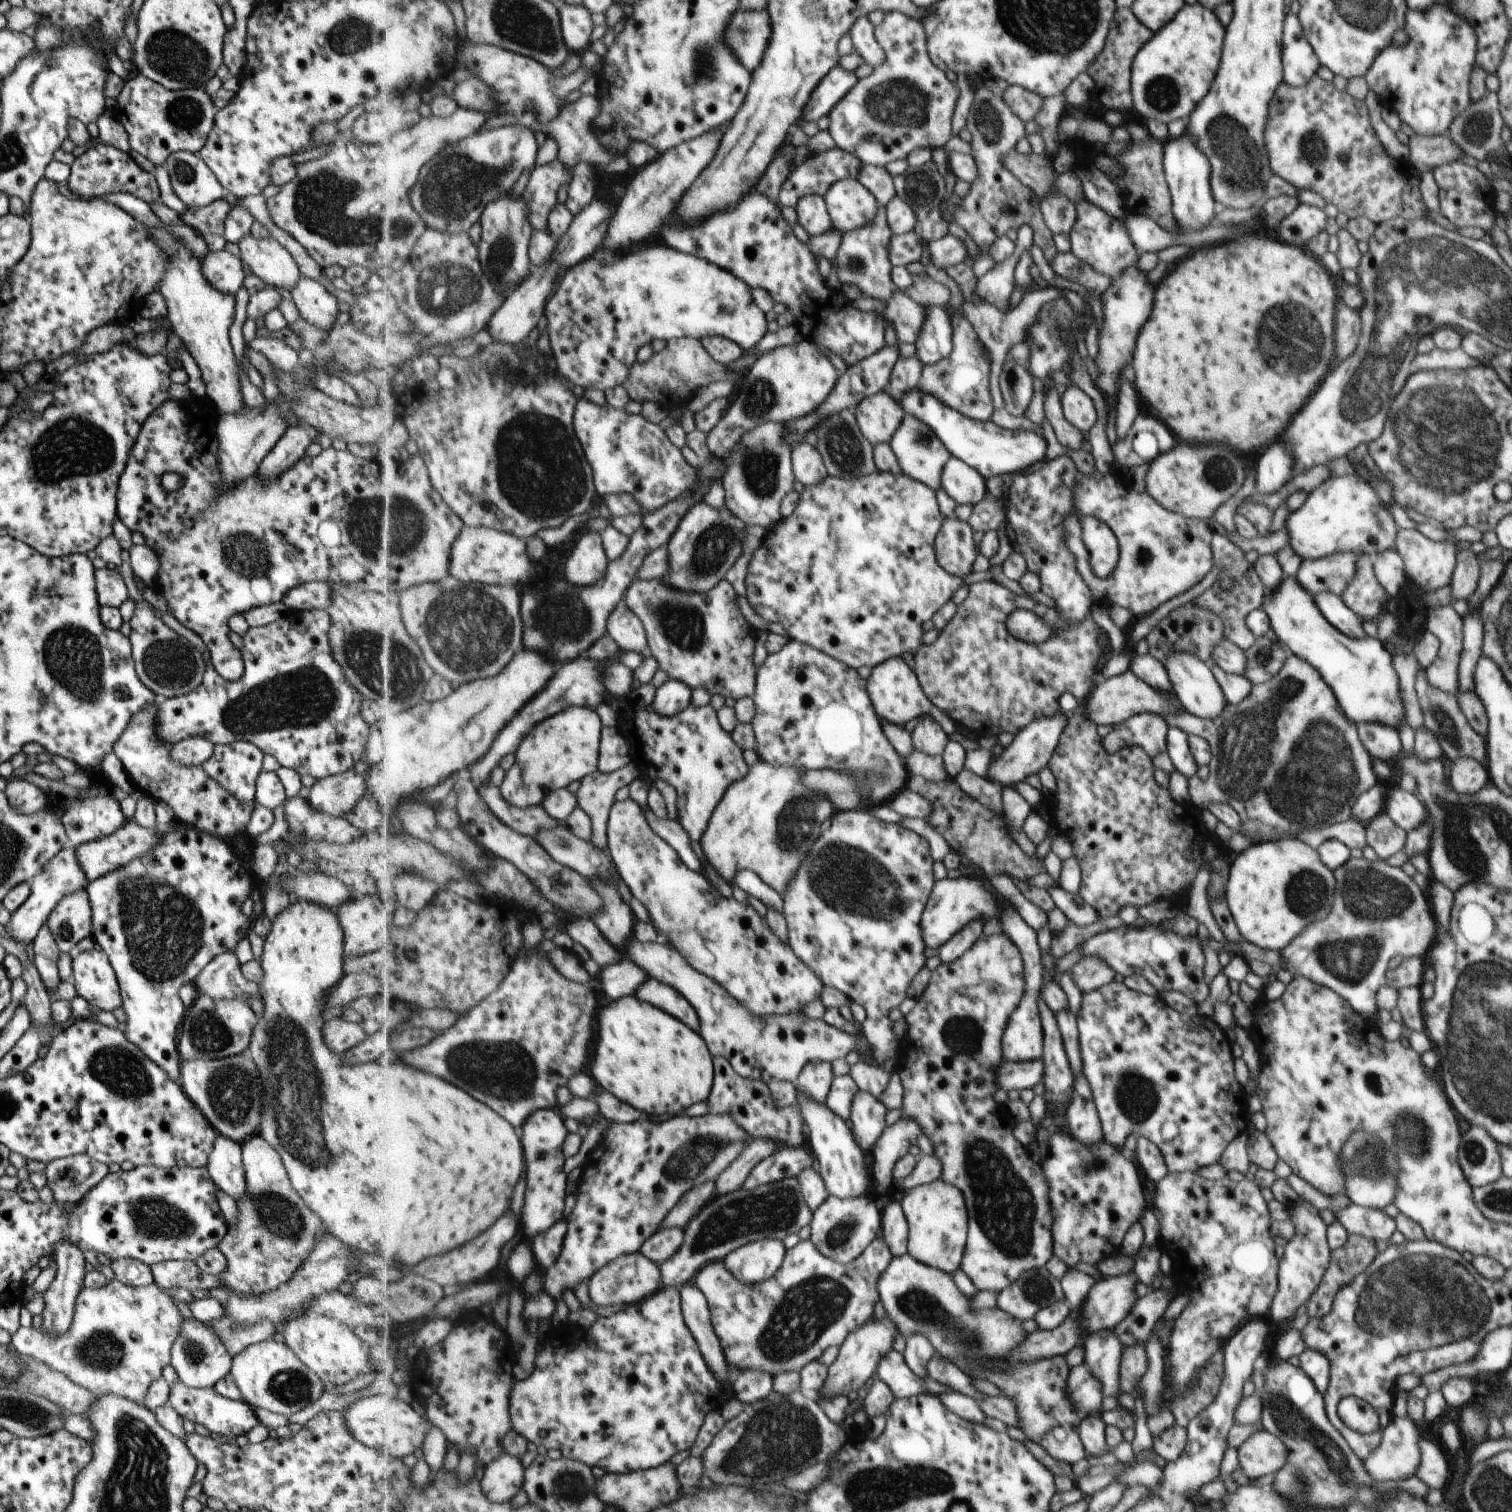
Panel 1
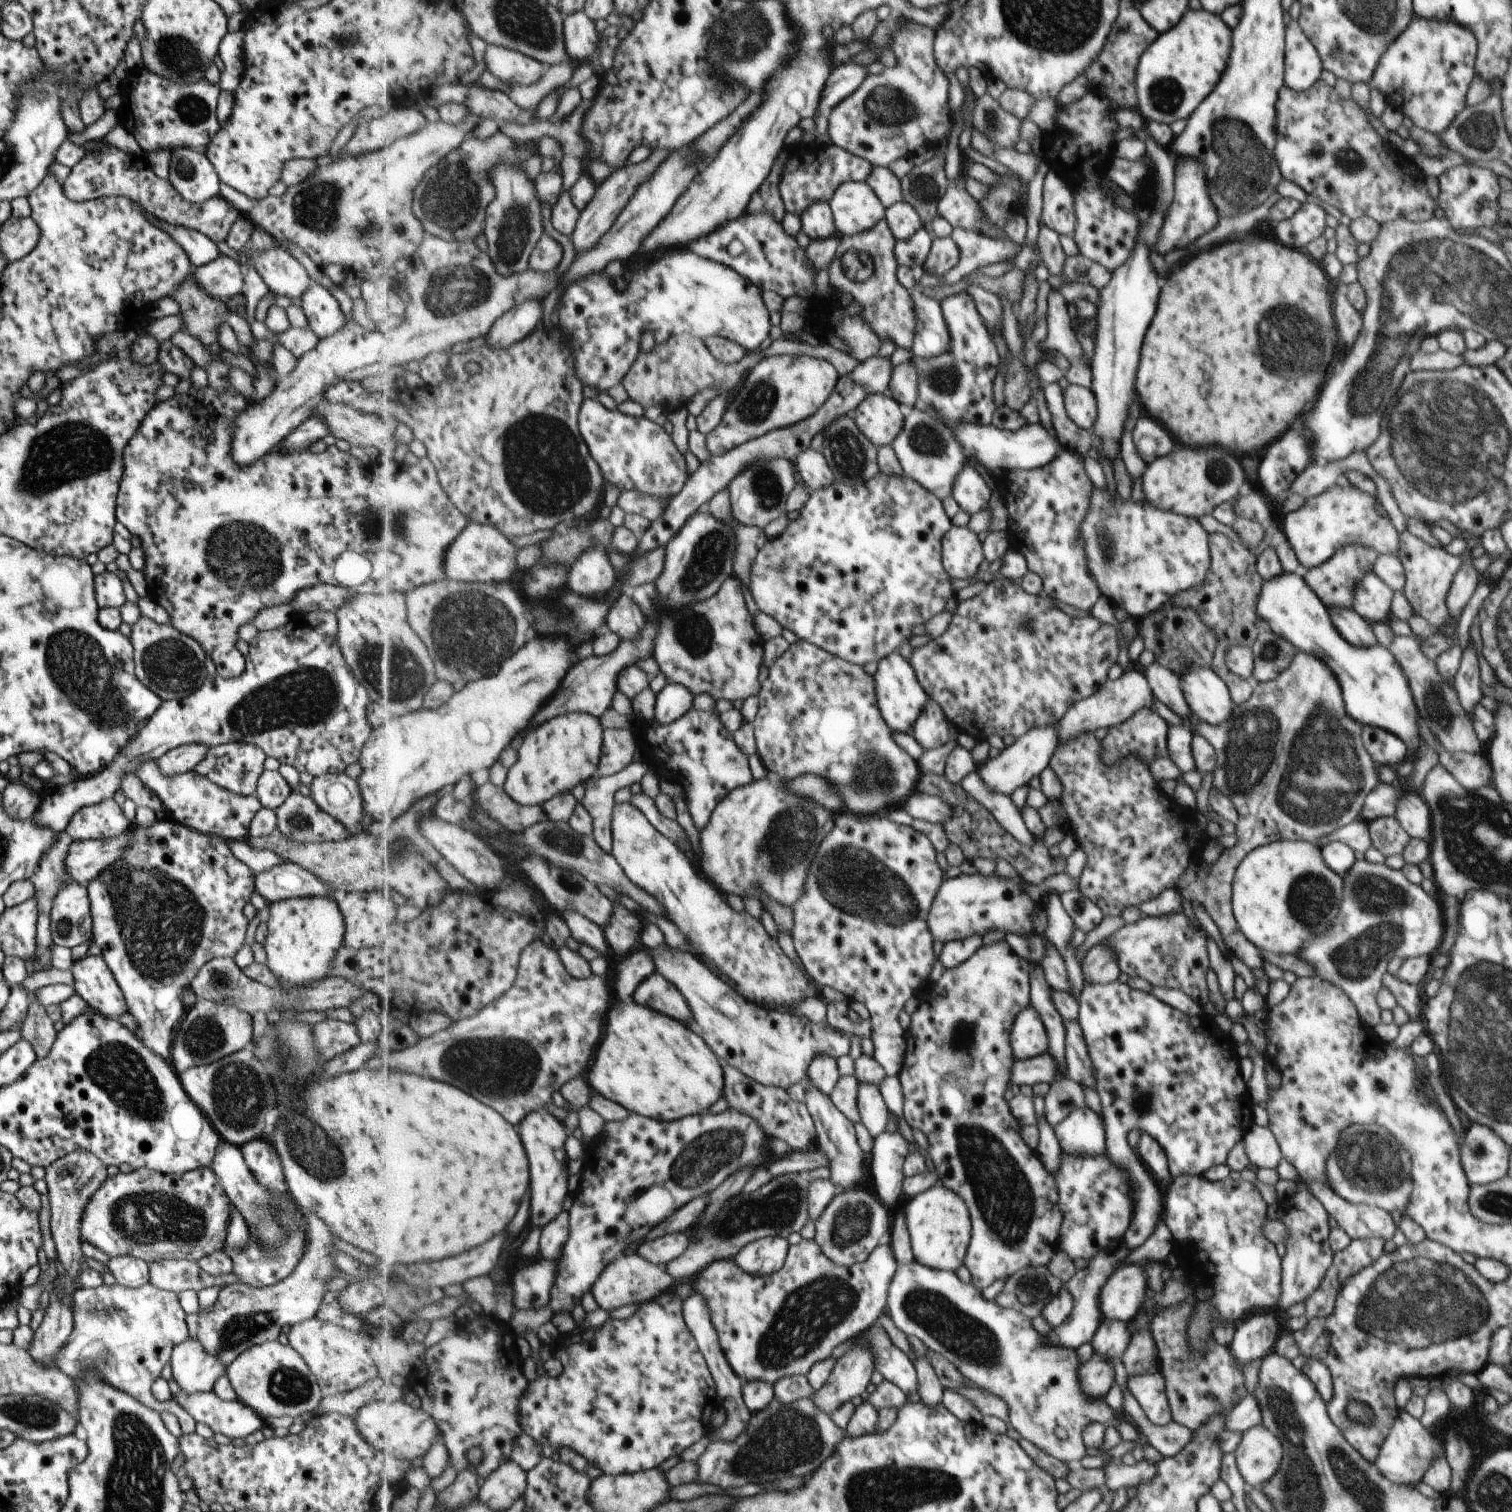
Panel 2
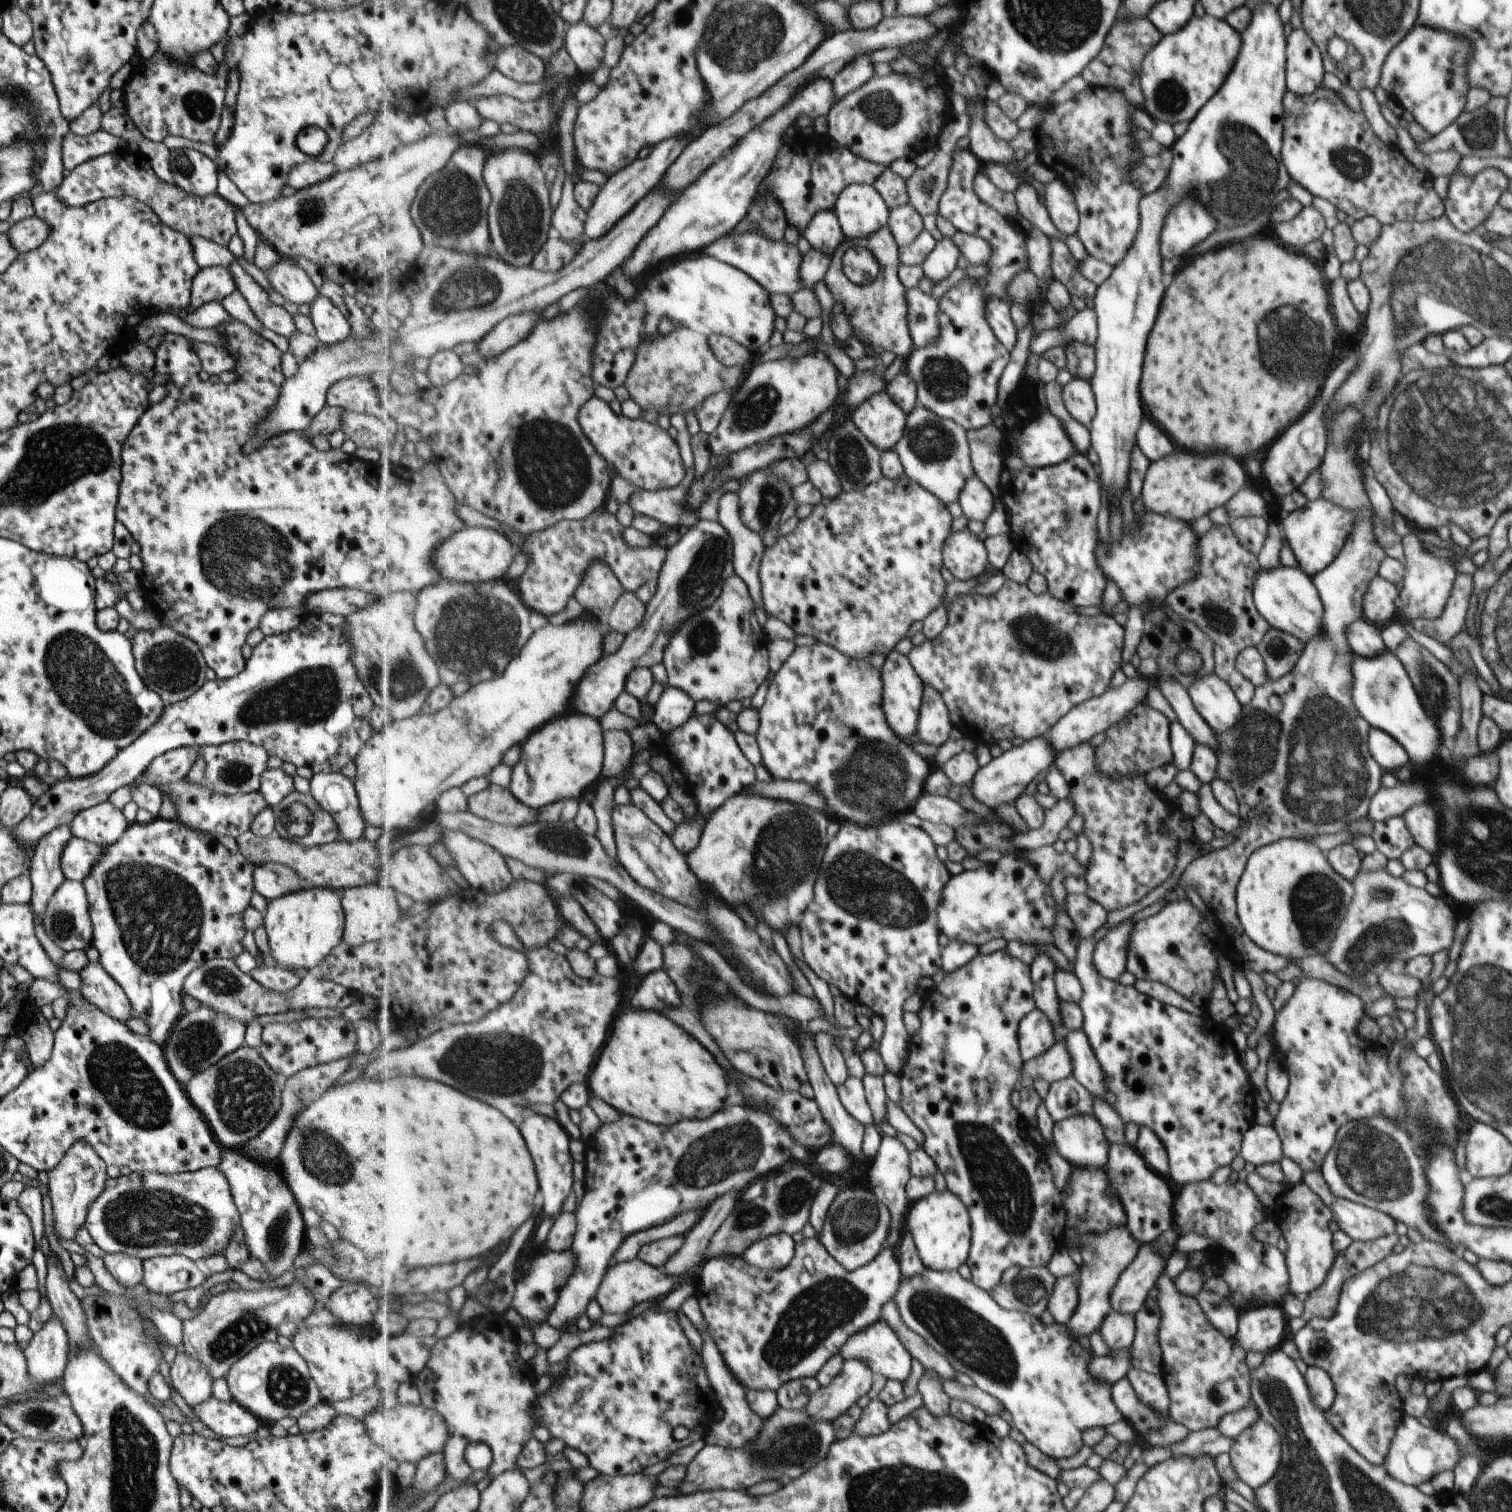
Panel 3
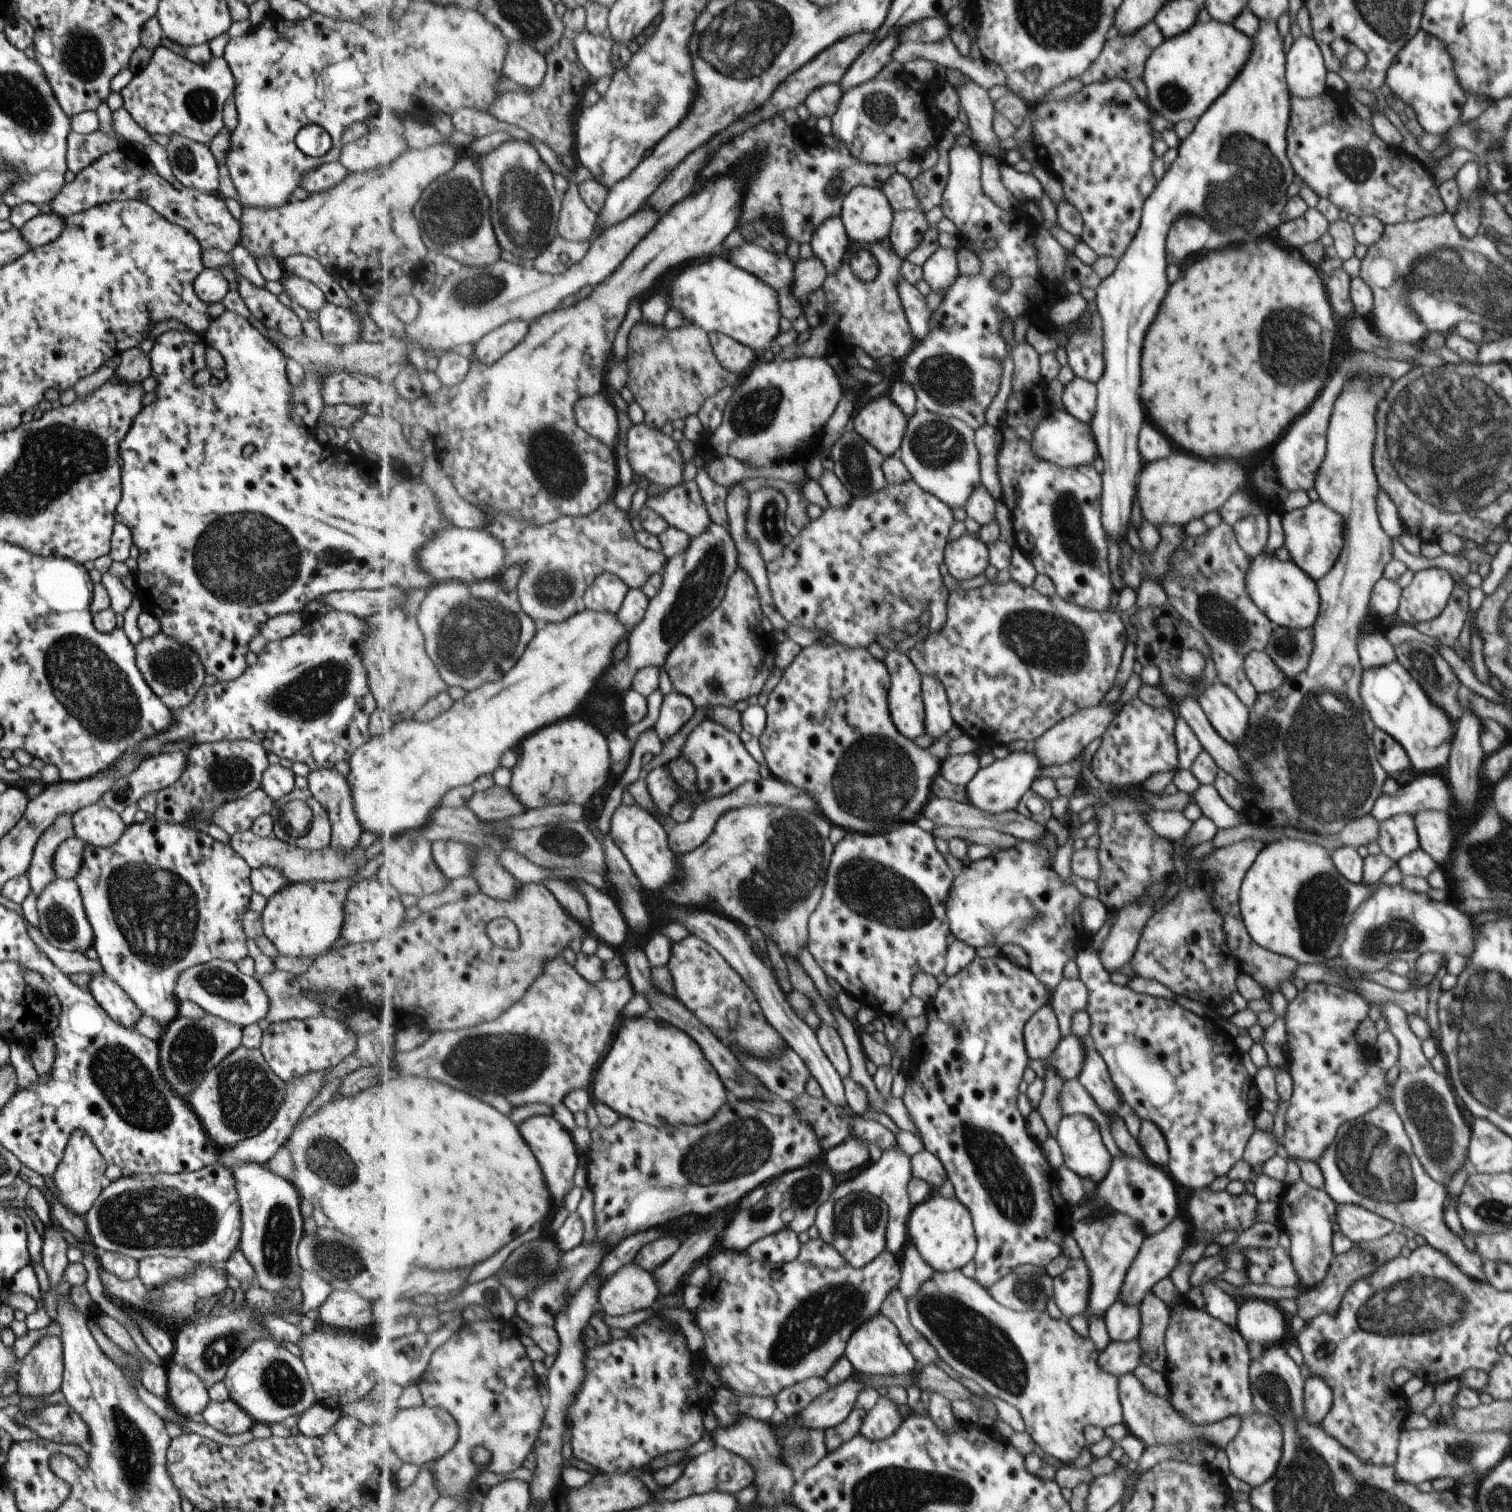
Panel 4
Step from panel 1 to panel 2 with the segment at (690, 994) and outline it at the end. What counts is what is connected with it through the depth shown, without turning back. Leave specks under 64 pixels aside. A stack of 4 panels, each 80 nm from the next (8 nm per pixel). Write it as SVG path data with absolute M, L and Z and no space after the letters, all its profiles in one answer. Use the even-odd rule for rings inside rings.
M667 945L647 950L654 956L657 970L685 995L695 1020L703 1028L705 1042L721 1061L738 1068L749 1078L788 1090L793 1085L806 1082L808 1069L817 1055L841 1058L851 1052L849 1034L838 1032L828 1024L814 1023L785 1011L769 1010L747 1000L732 986L725 984L715 972L711 972L705 962L697 960L695 954L691 956Z

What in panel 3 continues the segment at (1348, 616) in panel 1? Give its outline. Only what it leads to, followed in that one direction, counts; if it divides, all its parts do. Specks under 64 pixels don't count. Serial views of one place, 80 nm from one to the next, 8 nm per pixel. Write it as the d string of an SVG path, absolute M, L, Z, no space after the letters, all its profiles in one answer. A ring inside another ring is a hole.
M1361 620L1348 626L1346 639L1352 652L1364 659L1373 658L1385 650L1378 626L1366 624Z

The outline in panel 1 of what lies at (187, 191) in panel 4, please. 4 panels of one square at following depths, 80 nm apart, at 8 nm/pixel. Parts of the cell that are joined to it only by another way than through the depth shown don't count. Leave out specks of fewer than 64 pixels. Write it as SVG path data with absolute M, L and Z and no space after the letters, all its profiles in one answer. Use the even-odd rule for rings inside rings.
M91 140L86 148L83 148L71 165L71 173L67 179L67 188L71 194L81 199L92 199L103 194L128 193L134 198L143 200L147 205L159 199L159 190L155 178L151 173L143 172L127 153L121 152L110 146L102 144L97 140ZM218 199L208 206L203 206L203 208L186 208L181 219L187 227L197 233L216 234L221 237L223 235L223 222L225 222L229 210L231 208L227 205L227 202Z

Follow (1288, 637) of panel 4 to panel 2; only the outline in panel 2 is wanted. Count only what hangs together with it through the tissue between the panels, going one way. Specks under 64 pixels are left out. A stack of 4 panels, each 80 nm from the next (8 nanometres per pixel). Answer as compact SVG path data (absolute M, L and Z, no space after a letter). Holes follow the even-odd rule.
M1269 628L1259 631L1250 649L1254 658L1251 676L1253 684L1272 681L1288 668L1297 654L1296 648L1287 639L1276 635Z

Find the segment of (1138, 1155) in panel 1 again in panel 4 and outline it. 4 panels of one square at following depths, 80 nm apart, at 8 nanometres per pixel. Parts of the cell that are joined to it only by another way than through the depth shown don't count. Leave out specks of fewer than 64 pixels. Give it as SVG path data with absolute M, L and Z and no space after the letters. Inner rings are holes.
M1140 1121L1136 1141L1145 1154L1145 1162L1151 1162L1155 1168L1165 1170L1168 1163L1168 1148L1159 1128L1151 1121Z

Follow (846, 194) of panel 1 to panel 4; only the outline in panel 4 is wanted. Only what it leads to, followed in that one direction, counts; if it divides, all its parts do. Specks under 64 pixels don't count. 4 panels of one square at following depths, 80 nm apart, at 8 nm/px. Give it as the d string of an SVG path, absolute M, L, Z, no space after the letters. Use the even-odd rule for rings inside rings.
M857 186L845 196L841 218L851 239L875 245L892 233L896 211L880 187Z

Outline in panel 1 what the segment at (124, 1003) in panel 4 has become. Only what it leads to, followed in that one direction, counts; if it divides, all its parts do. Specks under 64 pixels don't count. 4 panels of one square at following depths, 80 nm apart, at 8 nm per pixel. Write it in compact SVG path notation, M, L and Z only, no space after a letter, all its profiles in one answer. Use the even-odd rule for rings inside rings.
M92 949L75 954L71 957L71 971L71 982L76 996L83 998L89 1007L95 1006L100 1012L110 1012L121 1007L118 985L105 952Z

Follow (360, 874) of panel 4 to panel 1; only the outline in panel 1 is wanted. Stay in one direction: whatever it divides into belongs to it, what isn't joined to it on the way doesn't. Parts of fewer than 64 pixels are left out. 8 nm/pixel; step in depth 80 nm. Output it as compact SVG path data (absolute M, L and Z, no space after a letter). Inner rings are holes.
M292 899L287 908L283 908L283 910L277 914L277 918L273 918L273 922L270 922L270 930L267 937L264 939L259 962L261 972L263 972L261 982L258 983L259 990L261 990L259 1000L261 1001L263 1010L261 1010L261 1018L257 1018L255 1026L253 1026L253 1030L251 1030L250 1042L247 1046L249 1049L249 1056L251 1056L251 1061L253 1062L255 1068L257 1068L257 1074L259 1074L261 1088L263 1089L261 1116L259 1116L259 1124L257 1124L255 1135L263 1138L263 1140L265 1140L265 1142L269 1144L269 1146L271 1146L277 1154L279 1154L279 1158L283 1164L283 1169L285 1170L287 1179L291 1184L291 1189L297 1192L297 1195L303 1200L303 1202L305 1202L305 1206L307 1206L309 1210L312 1210L315 1214L317 1214L319 1220L323 1222L323 1226L327 1228L327 1232L329 1232L332 1237L337 1238L337 1240L341 1240L341 1242L345 1242L348 1246L351 1246L358 1252L361 1252L361 1254L365 1254L367 1258L373 1259L376 1267L393 1270L399 1265L407 1265L410 1269L415 1268L417 1264L425 1261L425 1258L429 1258L429 1256L439 1256L439 1254L447 1254L449 1250L459 1248L459 1246L463 1246L463 1244L467 1244L467 1242L475 1240L475 1238L477 1238L479 1234L483 1234L485 1230L489 1230L489 1228L491 1228L491 1226L493 1226L493 1224L495 1224L495 1222L497 1222L497 1220L499 1220L499 1218L507 1212L507 1210L509 1210L509 1208L511 1208L511 1198L513 1198L513 1192L515 1192L515 1188L517 1188L519 1180L523 1178L523 1170L526 1170L526 1160L523 1160L524 1144L521 1144L521 1138L517 1136L515 1128L513 1128L512 1124L509 1123L503 1115L499 1115L495 1110L493 1110L492 1107L480 1102L468 1091L465 1091L463 1088L448 1082L445 1078L440 1078L435 1074L430 1074L428 1071L417 1070L415 1066L407 1066L405 1062L399 1061L398 1059L384 1059L371 1062L370 1064L353 1064L353 1066L349 1066L349 1064L345 1064L345 1062L341 1060L343 1053L337 1054L337 1052L331 1052L331 1050L327 1048L327 1044L323 1042L323 1034L321 1033L321 1028L323 1028L323 1025L326 1022L322 1019L321 1013L325 1006L327 1007L327 1004L325 1004L325 996L327 996L327 992L333 988L333 984L335 984L339 978L343 978L342 934L341 928L339 927L339 924L337 924L335 910L323 907L319 903Z

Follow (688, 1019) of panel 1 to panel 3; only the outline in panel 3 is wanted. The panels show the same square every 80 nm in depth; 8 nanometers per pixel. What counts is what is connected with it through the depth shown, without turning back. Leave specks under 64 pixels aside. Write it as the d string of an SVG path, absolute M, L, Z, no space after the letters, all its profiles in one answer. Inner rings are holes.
M661 969L646 976L627 1006L637 1010L667 1010L669 1007L681 1007L680 996L675 981Z

